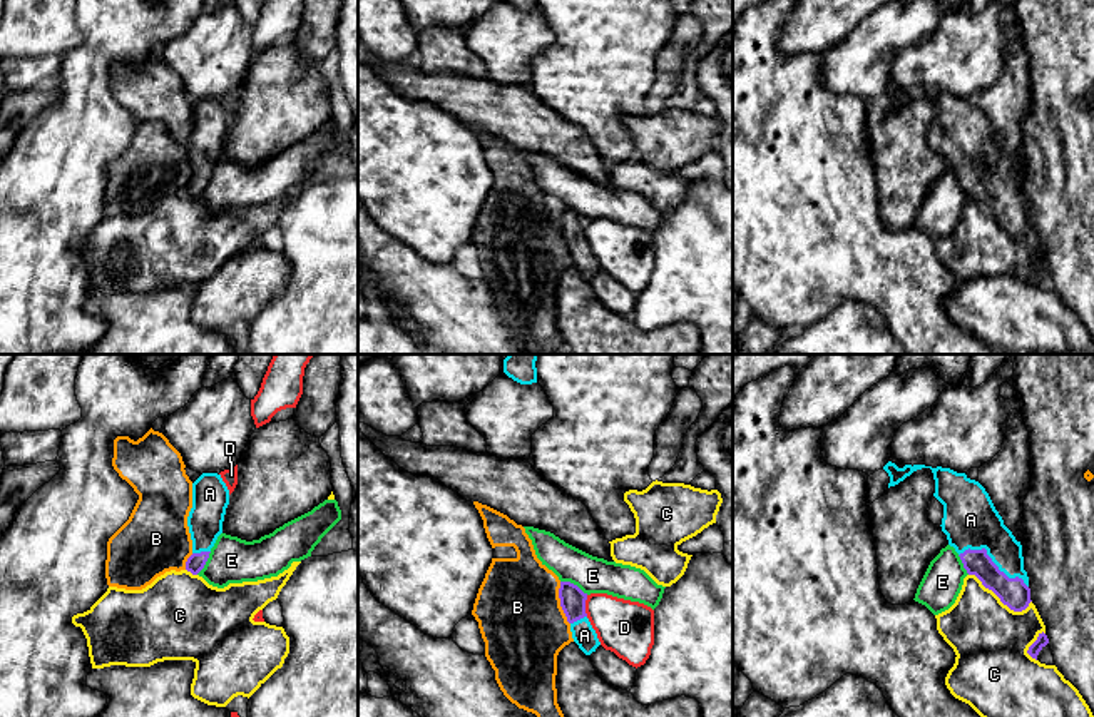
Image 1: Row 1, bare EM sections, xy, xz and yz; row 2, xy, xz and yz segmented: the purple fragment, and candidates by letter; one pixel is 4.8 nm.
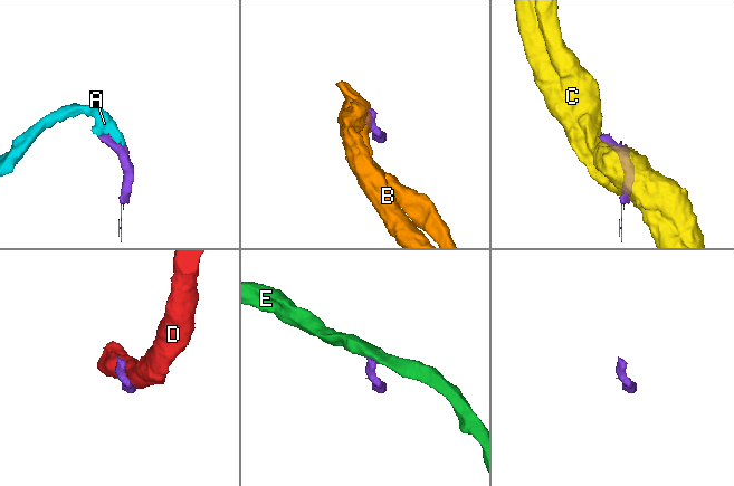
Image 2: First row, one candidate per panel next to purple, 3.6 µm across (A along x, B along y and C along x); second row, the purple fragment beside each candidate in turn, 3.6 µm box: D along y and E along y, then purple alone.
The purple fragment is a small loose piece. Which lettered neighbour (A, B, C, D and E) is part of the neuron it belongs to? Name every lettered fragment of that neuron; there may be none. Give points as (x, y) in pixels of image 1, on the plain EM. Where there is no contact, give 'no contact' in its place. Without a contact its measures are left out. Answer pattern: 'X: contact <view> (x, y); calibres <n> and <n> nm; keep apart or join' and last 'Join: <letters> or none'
A: contact yz (992, 188); calibres 140 and 260 nm; join
B: contact xz (561, 229); calibres 130 and 420 nm; keep apart
C: contact yz (1001, 226); calibres 140 and 360 nm; keep apart
D: contact xz (584, 231); calibres 130 and 260 nm; keep apart
E: contact xz (572, 209); calibres 130 and 180 nm; keep apart
Join: A

